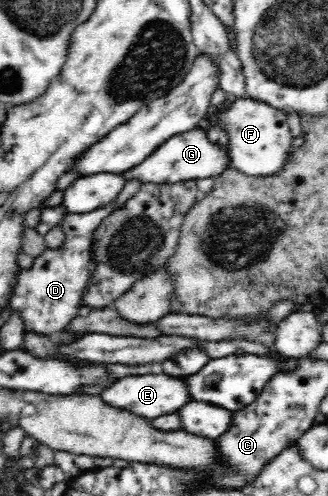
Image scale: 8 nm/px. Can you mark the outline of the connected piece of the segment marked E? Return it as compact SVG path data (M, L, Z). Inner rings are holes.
M159 369L144 375L125 376L100 394L109 405L133 412L142 418L154 419L164 414L178 413L184 404L192 401L188 381L181 376L172 376Z

